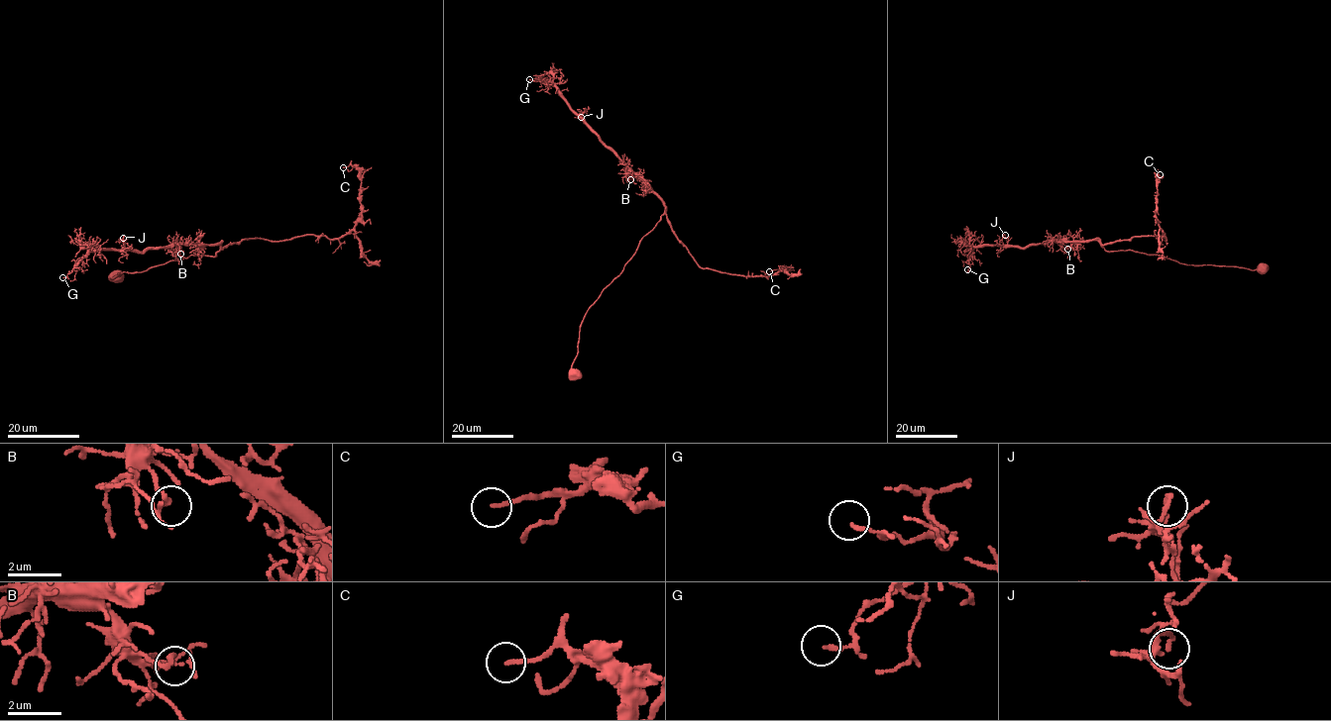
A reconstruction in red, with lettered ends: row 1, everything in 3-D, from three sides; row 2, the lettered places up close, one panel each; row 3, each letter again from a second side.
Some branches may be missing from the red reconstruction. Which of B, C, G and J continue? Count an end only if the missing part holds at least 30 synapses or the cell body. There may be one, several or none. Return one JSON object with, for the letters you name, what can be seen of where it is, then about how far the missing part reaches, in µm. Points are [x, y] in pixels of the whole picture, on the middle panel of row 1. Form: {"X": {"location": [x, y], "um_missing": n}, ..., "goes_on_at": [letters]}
{"goes_on_at": []}

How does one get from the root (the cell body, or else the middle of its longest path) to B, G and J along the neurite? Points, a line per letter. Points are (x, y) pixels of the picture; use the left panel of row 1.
B: (116, 276), (190, 255), (214, 257), (221, 244), (177, 246), (180, 254)
G: (116, 276), (190, 255), (214, 257), (221, 244), (169, 245), (143, 251), (94, 250), (62, 277)
J: (116, 276), (190, 255), (214, 257), (221, 244), (129, 251), (123, 238)

